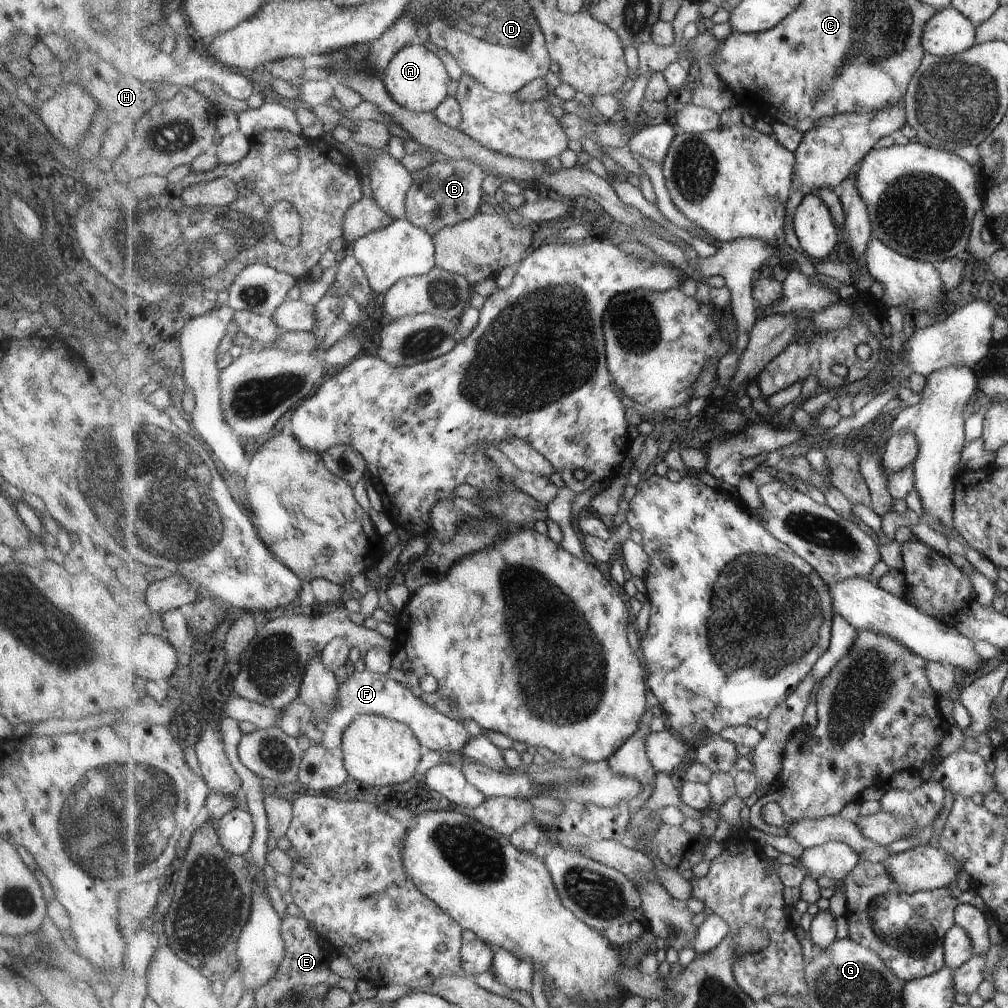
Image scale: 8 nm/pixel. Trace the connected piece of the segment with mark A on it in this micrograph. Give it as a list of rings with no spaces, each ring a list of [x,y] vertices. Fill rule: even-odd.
[[[414,42],[401,48],[390,61],[383,74],[383,81],[389,95],[404,108],[417,113],[429,113],[449,97],[449,72],[437,54]]]

